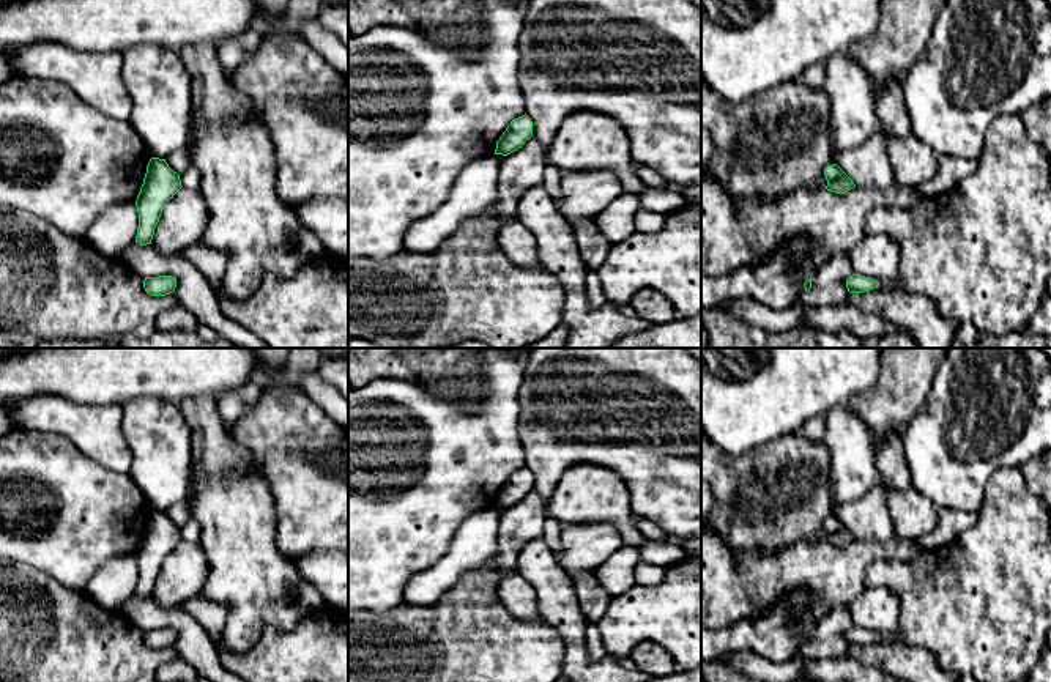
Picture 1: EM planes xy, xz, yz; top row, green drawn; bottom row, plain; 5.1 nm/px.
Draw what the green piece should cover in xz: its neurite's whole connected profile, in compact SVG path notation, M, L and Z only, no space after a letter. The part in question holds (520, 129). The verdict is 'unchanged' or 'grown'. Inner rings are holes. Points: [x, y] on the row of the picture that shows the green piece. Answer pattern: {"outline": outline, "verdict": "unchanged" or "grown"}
{"outline": "M525 113L511 121L500 140L496 142L495 154L507 156L525 145L533 137L533 121Z", "verdict": "unchanged"}

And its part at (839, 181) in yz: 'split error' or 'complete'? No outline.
complete

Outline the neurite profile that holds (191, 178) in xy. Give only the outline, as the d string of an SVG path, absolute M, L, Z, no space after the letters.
M192 164L188 167L188 170L183 175L180 175L180 180L181 186L186 189L199 189L202 183L202 176Z

